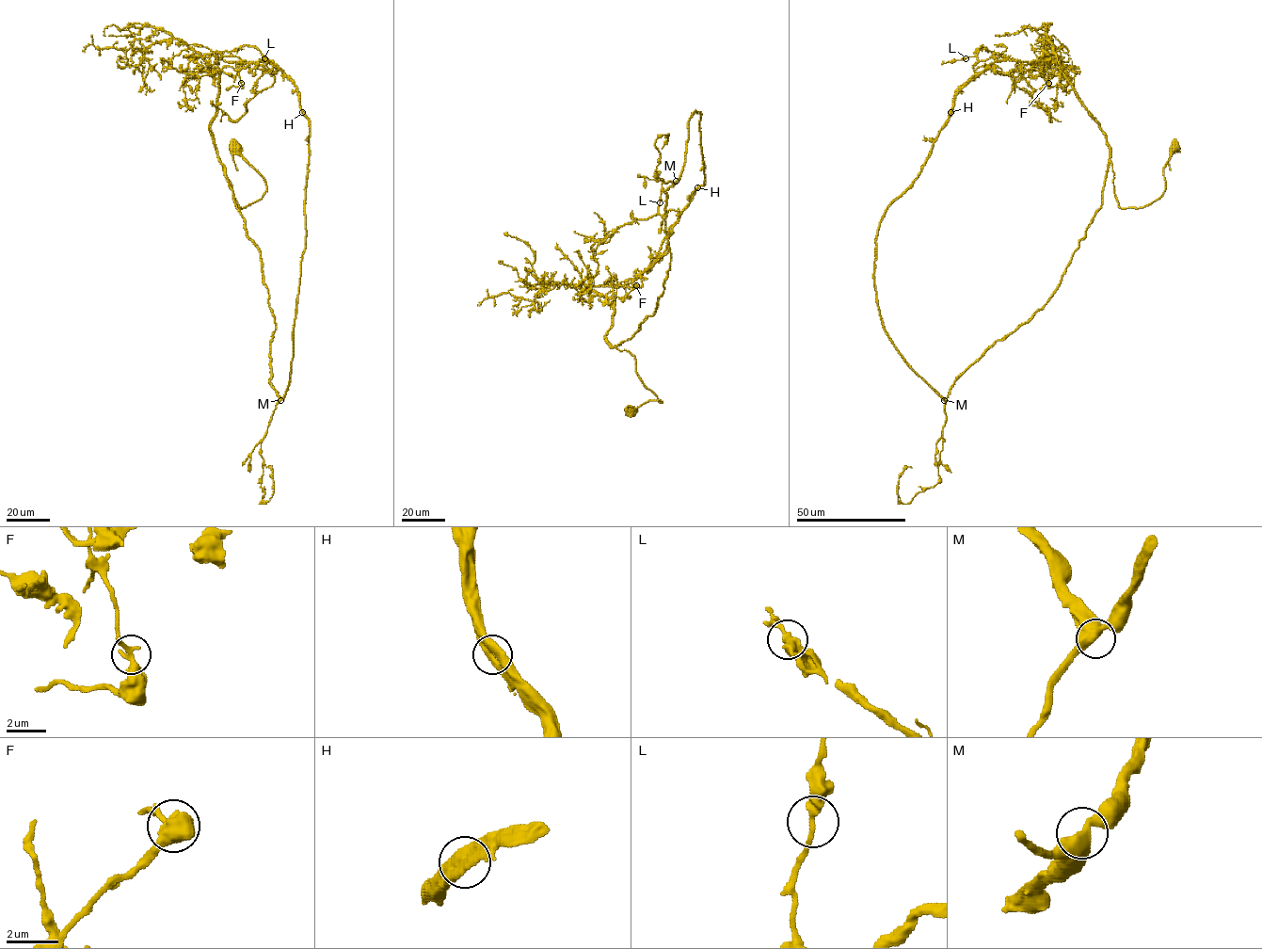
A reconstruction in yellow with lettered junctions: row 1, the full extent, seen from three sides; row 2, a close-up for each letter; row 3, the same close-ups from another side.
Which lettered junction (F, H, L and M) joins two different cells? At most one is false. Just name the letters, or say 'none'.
H

